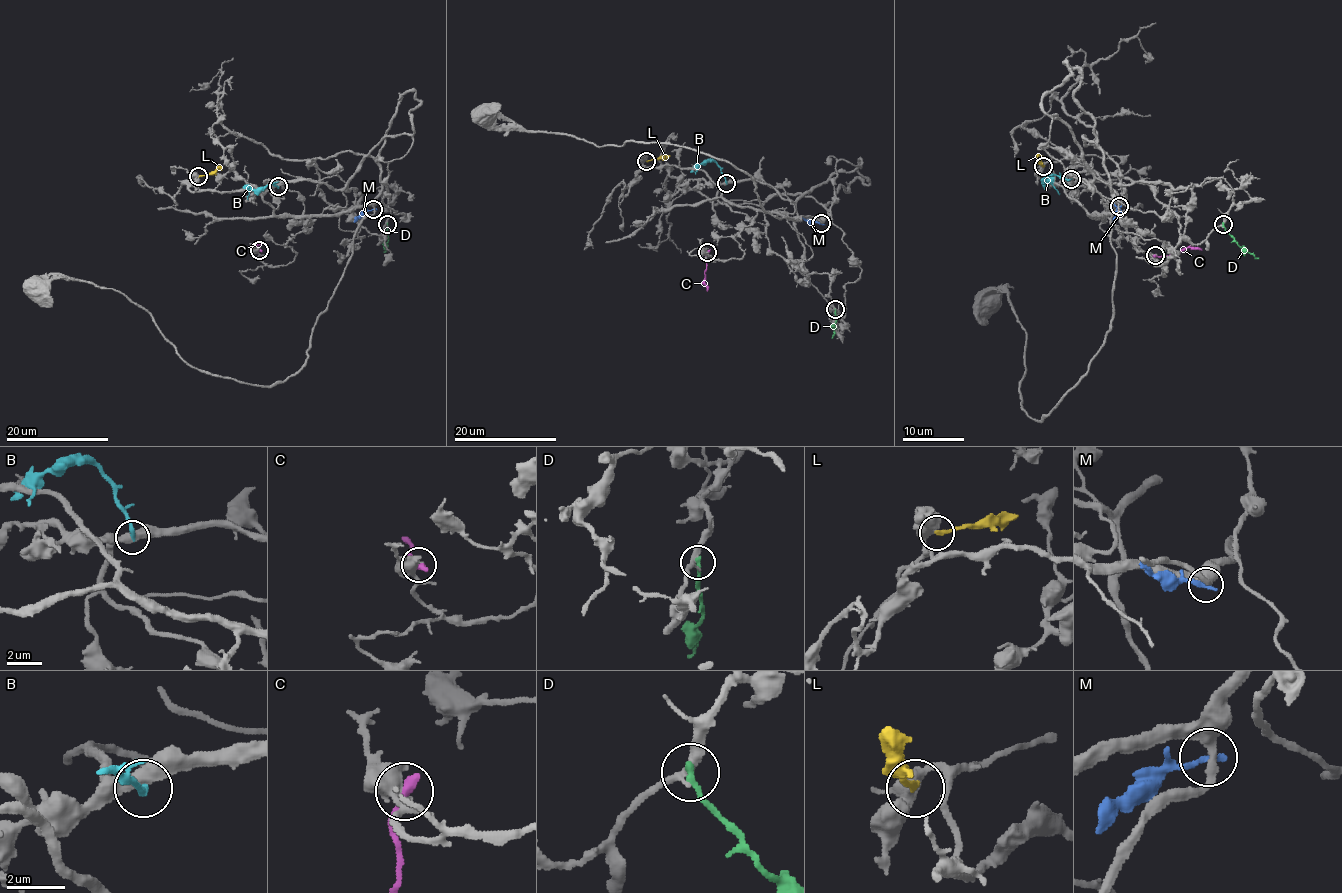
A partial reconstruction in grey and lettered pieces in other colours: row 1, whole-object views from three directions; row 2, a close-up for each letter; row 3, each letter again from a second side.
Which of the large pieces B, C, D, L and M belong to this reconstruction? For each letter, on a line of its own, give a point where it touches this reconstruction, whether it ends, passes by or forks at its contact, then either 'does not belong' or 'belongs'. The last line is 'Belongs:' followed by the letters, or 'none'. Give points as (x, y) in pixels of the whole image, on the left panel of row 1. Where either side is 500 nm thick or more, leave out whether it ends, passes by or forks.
B: meets grey at (278, 186); it ends there; does not belong
C: meets grey at (259, 250); it ends there; does not belong
D: meets grey at (387, 224); it ends there; does not belong
L: meets grey at (198, 176); it ends there; does not belong
M: meets grey at (373, 209); it ends there; does not belong
Belongs: none

